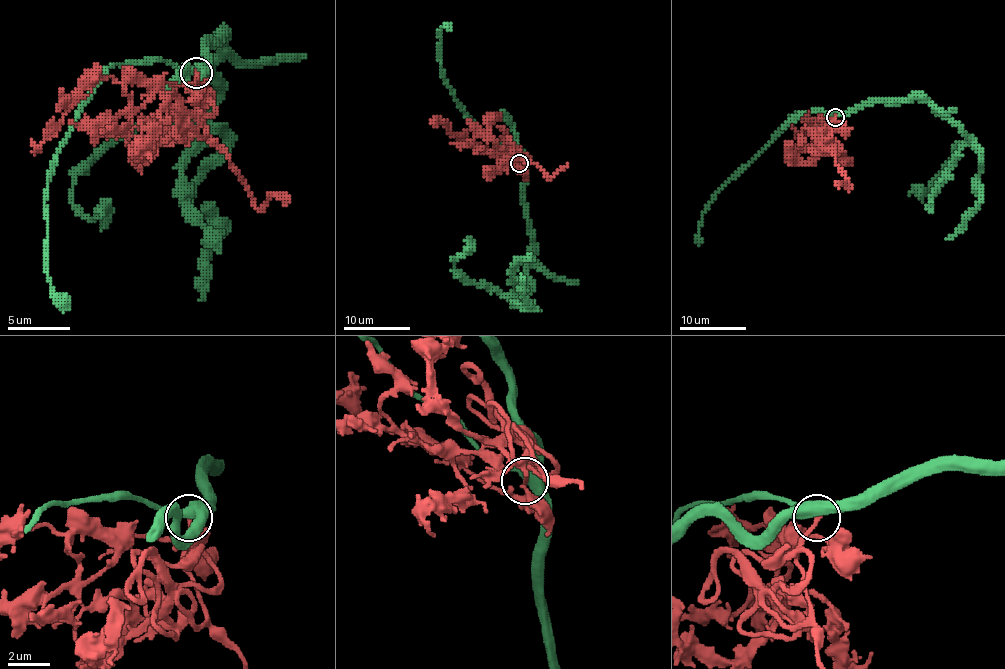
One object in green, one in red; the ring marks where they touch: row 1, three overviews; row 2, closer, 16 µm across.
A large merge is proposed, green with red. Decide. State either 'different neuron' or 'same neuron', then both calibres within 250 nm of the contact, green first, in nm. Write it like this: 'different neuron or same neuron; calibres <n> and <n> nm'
different neuron; calibres 460 and 200 nm

